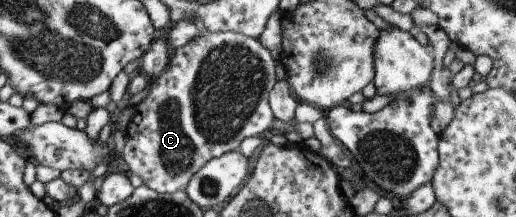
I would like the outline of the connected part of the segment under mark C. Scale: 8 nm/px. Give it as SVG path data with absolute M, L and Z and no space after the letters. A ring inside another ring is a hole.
M200 26L200 36L196 36L194 40L188 40L188 44L184 44L184 46L171 49L170 53L170 62L168 62L166 70L150 86L148 96L133 106L134 114L130 118L128 128L126 129L125 143L120 157L126 171L138 174L140 178L143 178L143 184L157 193L174 193L185 190L192 176L198 172L199 168L202 168L203 164L230 151L238 151L242 140L248 138L248 136L258 137L268 135L271 131L273 119L275 118L269 103L269 94L270 90L277 83L275 75L276 62L272 58L270 50L260 42L259 38L252 38L246 36L244 33L234 31L210 32L208 28Z

